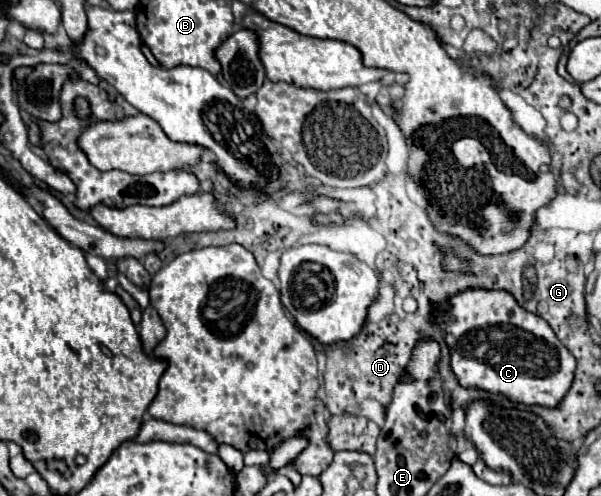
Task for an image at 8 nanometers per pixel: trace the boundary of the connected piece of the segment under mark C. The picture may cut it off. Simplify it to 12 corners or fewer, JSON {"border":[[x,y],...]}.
{"border":[[508,290],[432,304],[462,388],[560,406],[576,358]]}

